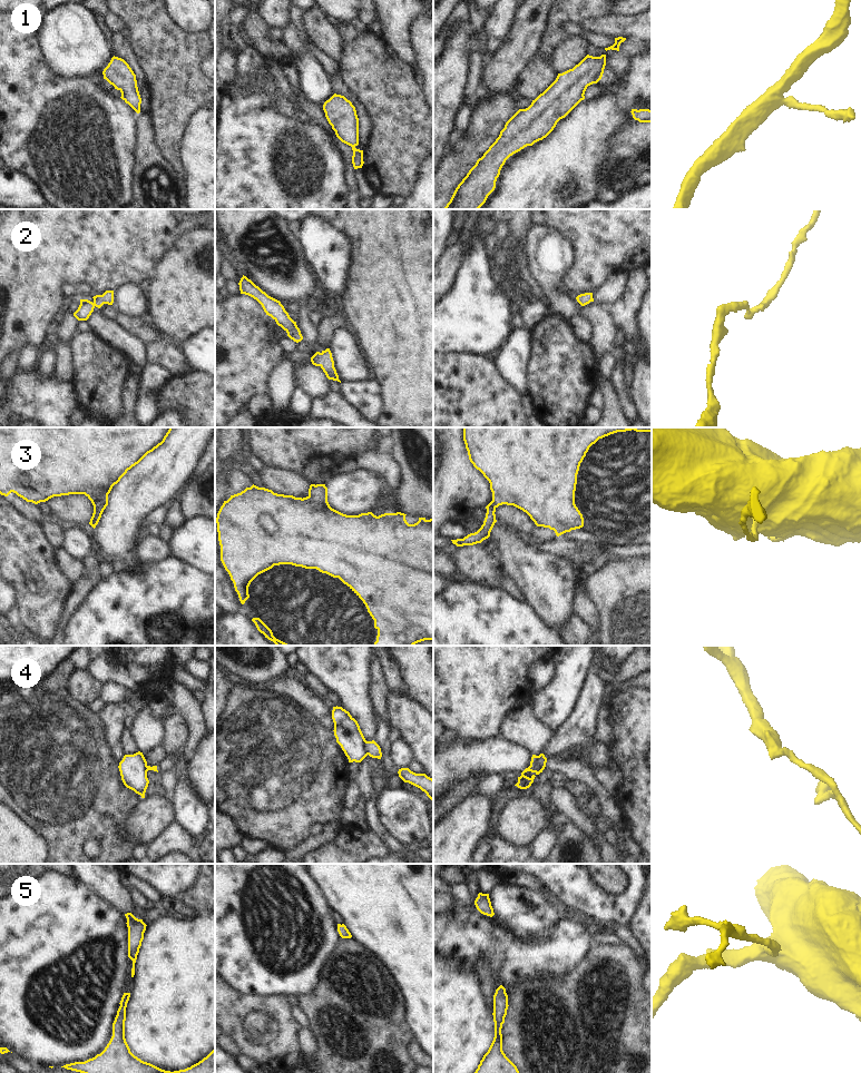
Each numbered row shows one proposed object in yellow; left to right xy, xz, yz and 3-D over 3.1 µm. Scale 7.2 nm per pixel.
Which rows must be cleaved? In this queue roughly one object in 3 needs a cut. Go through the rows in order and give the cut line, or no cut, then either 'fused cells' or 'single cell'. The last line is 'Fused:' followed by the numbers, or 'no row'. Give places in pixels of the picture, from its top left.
1: cut none; single cell
2: cut none; single cell
3: cut none; single cell
4: cut yz (538, 756), (535, 768), (531, 771); fused cells
5: cut none; single cell
Fused: 4

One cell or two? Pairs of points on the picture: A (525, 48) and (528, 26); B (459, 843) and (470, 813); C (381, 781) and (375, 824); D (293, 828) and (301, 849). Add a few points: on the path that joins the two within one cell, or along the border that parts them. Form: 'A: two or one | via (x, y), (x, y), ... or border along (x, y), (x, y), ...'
A: one | via (525, 42), (527, 31)
B: one | via (459, 835), (470, 820)
C: one | via (379, 791), (373, 800), (373, 814)
D: two | border along (310, 835), (296, 846), (284, 852)

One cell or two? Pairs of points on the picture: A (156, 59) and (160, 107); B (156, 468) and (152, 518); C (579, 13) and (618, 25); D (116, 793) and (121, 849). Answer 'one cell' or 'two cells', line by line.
A: one cell
B: two cells
C: two cells
D: one cell

